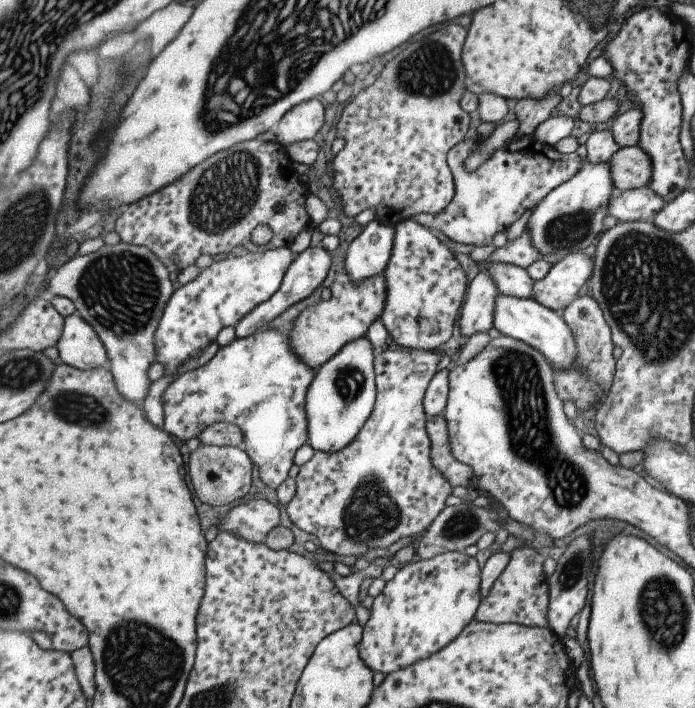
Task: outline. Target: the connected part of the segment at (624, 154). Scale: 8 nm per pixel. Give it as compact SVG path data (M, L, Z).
M637 145L619 149L607 164L616 192L647 186L651 176L651 163L648 155Z

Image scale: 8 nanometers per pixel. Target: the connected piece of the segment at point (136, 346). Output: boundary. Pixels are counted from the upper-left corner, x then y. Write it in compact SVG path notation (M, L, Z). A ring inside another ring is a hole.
M119 241L111 246L102 246L97 252L76 256L53 270L53 277L44 282L45 298L53 295L65 296L73 303L75 314L79 315L99 337L104 346L109 372L112 374L117 392L124 399L141 403L151 383L146 375L154 362L153 331L159 322L161 311L168 296L174 291L169 281L168 270L148 248L125 244Z

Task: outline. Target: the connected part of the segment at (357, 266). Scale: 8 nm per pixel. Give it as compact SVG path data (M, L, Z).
M373 220L350 242L344 268L353 285L382 274L390 255L393 233L394 226Z

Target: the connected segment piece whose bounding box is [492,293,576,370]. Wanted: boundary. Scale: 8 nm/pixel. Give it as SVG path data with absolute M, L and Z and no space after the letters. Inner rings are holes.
M499 293L492 308L492 327L501 335L531 345L548 360L552 370L576 367L574 340L570 328L567 328L559 312L541 306L531 297L524 299Z

